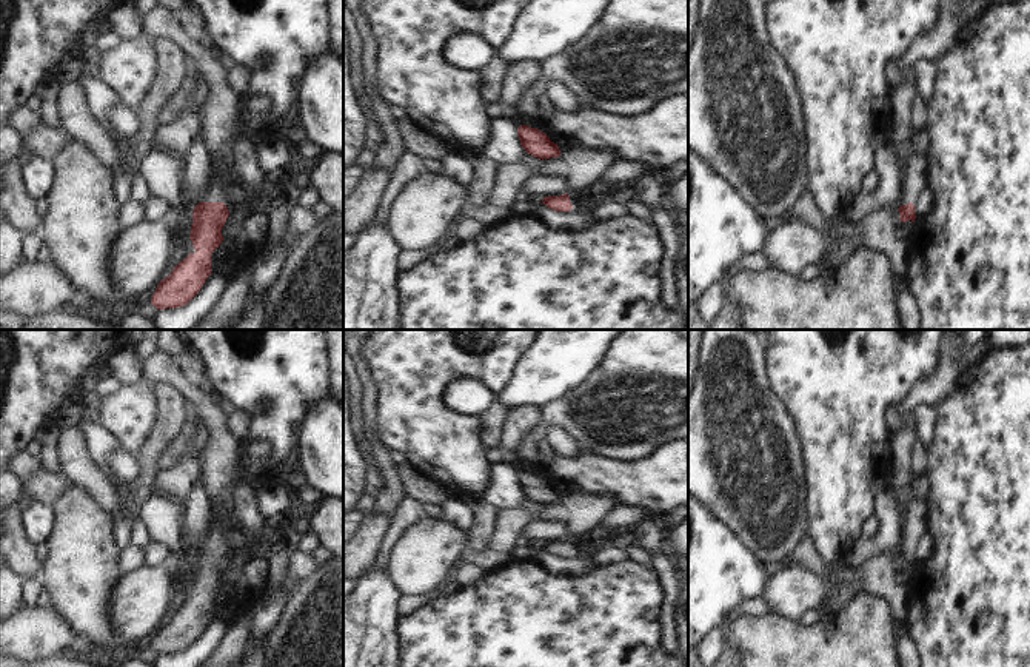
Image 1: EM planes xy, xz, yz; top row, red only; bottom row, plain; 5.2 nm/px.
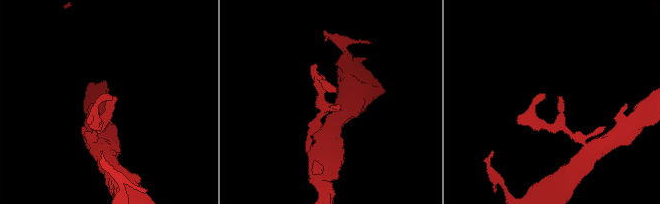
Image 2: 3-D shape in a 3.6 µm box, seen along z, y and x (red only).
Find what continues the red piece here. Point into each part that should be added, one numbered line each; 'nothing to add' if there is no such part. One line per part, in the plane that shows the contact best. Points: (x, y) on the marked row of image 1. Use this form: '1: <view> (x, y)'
1: xy (219, 116)

